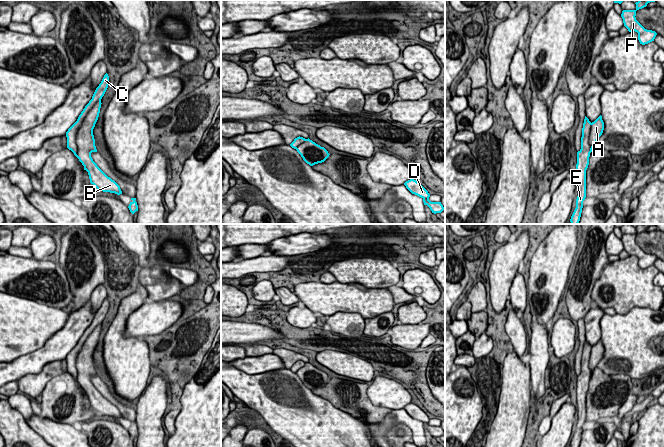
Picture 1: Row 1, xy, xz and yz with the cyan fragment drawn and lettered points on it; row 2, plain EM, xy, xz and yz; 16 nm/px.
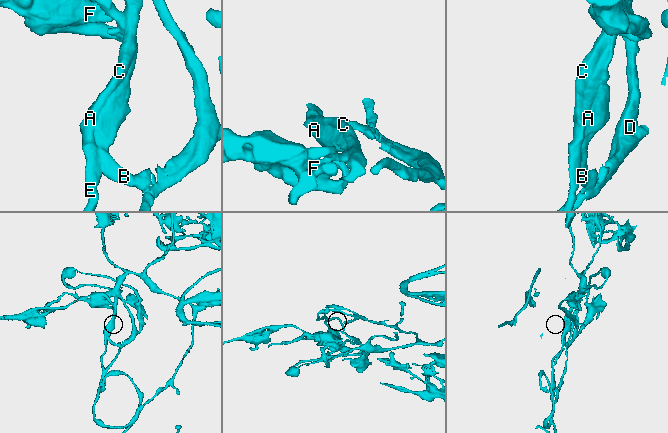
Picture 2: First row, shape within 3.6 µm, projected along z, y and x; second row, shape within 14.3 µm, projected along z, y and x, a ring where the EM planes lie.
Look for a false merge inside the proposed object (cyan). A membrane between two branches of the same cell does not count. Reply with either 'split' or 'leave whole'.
leave whole

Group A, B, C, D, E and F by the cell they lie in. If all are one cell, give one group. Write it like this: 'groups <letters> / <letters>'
groups A B C D E F

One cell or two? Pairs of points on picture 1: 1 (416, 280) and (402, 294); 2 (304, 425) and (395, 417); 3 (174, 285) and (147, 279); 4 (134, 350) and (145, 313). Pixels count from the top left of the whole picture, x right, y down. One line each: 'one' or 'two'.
1: two
2: one
3: one
4: two

